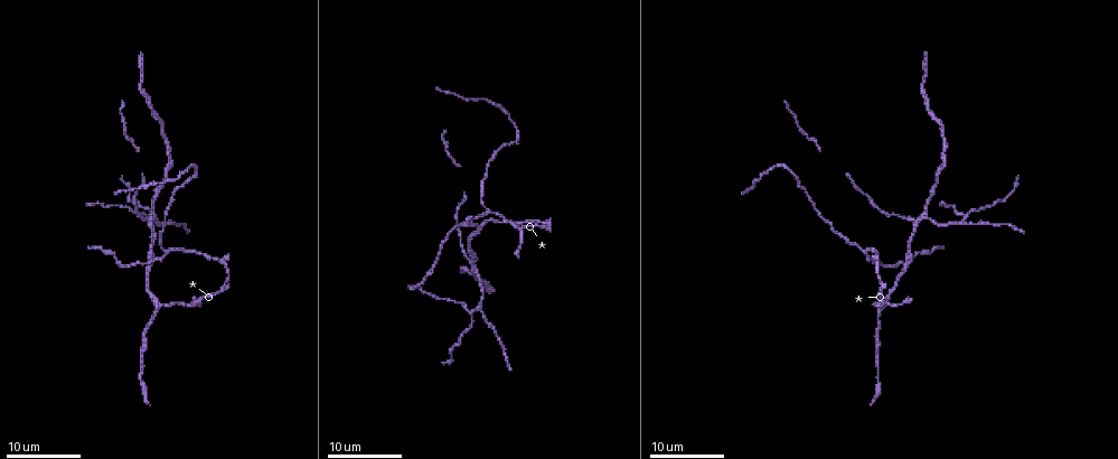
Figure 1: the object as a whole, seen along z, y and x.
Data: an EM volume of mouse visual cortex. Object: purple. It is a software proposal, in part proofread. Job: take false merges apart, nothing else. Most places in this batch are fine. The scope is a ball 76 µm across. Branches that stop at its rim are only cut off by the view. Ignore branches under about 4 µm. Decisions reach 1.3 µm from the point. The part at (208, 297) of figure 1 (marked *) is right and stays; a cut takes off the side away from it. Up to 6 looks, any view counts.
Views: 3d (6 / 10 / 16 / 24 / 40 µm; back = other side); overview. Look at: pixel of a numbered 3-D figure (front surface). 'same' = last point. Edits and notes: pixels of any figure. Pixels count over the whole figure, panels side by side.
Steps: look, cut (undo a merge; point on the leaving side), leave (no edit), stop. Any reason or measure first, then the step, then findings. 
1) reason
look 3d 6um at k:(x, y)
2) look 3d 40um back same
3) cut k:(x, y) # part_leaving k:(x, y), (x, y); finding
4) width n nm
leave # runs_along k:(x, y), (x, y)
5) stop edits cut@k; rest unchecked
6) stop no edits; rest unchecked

a fork
look 3d 16um at 1:(471, 312)

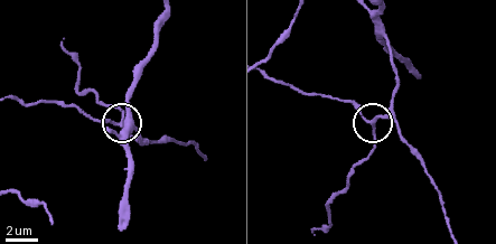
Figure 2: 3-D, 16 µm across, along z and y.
look 3d 10um at 2:(373, 125)

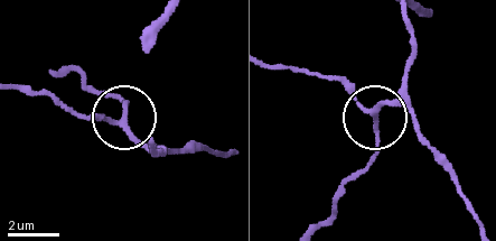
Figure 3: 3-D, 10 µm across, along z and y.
side_arm 11 um; arms 3
leave # one neuron here

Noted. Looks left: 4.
three-way junction
look 3d 24um at 1:(479, 272)

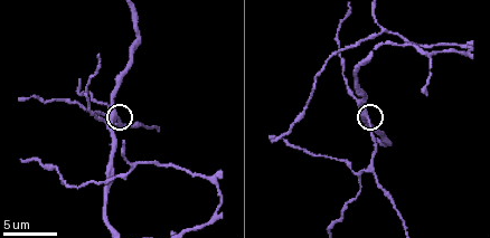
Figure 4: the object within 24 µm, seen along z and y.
closer look
look 3d 10um at 4:(117, 116)

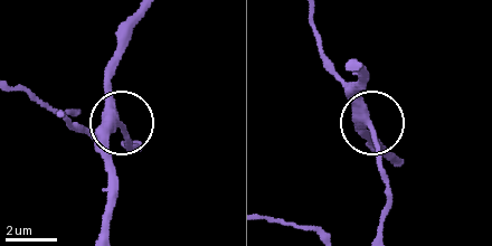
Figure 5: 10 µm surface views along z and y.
look 3d 10um back at 5:(117, 120)

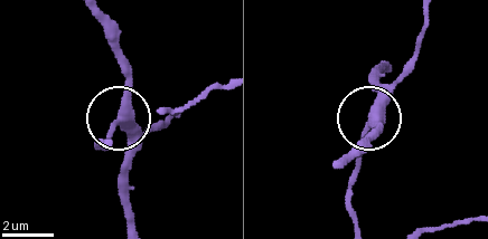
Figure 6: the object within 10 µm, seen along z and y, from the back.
arms 3
leave # continuous, no second neuron

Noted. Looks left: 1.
stop no edits; rest unchecked

